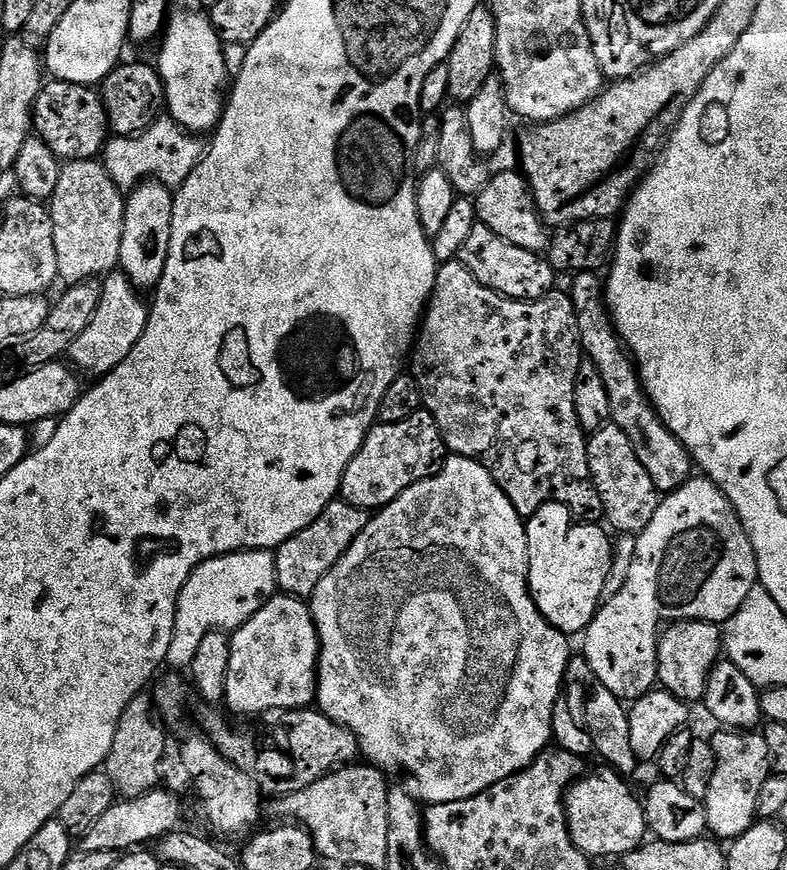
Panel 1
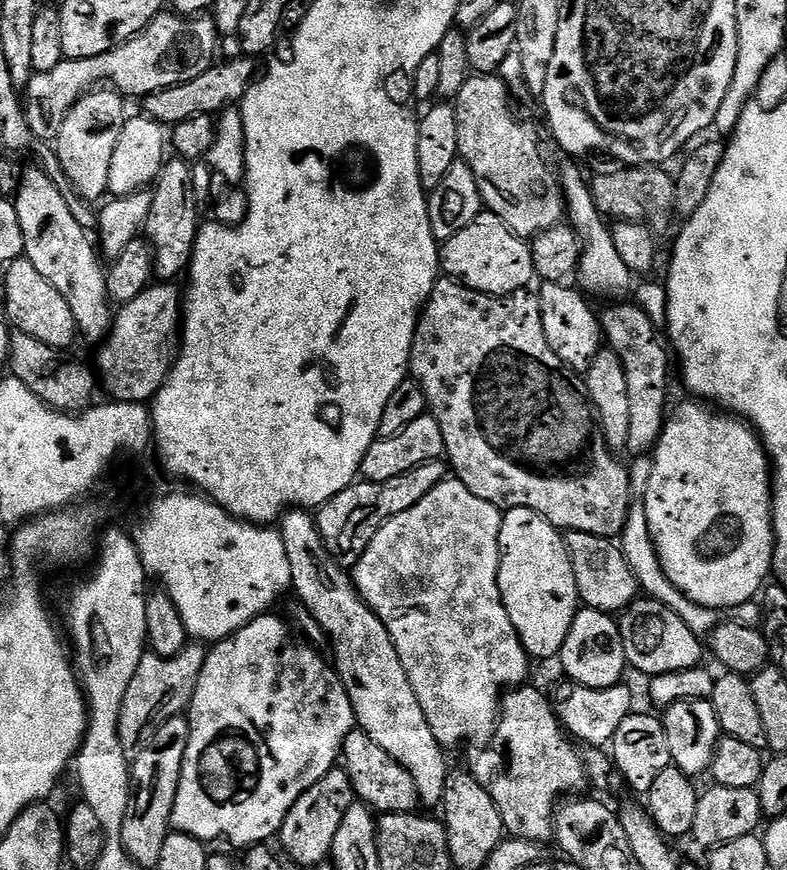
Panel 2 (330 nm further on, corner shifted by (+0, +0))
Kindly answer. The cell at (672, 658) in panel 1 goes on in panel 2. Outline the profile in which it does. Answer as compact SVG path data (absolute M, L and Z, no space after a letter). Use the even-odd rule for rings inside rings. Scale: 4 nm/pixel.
M568 532L566 543L574 566L574 578L578 582L578 594L587 607L620 614L641 595L634 570L630 570L624 552L615 539L585 532Z

